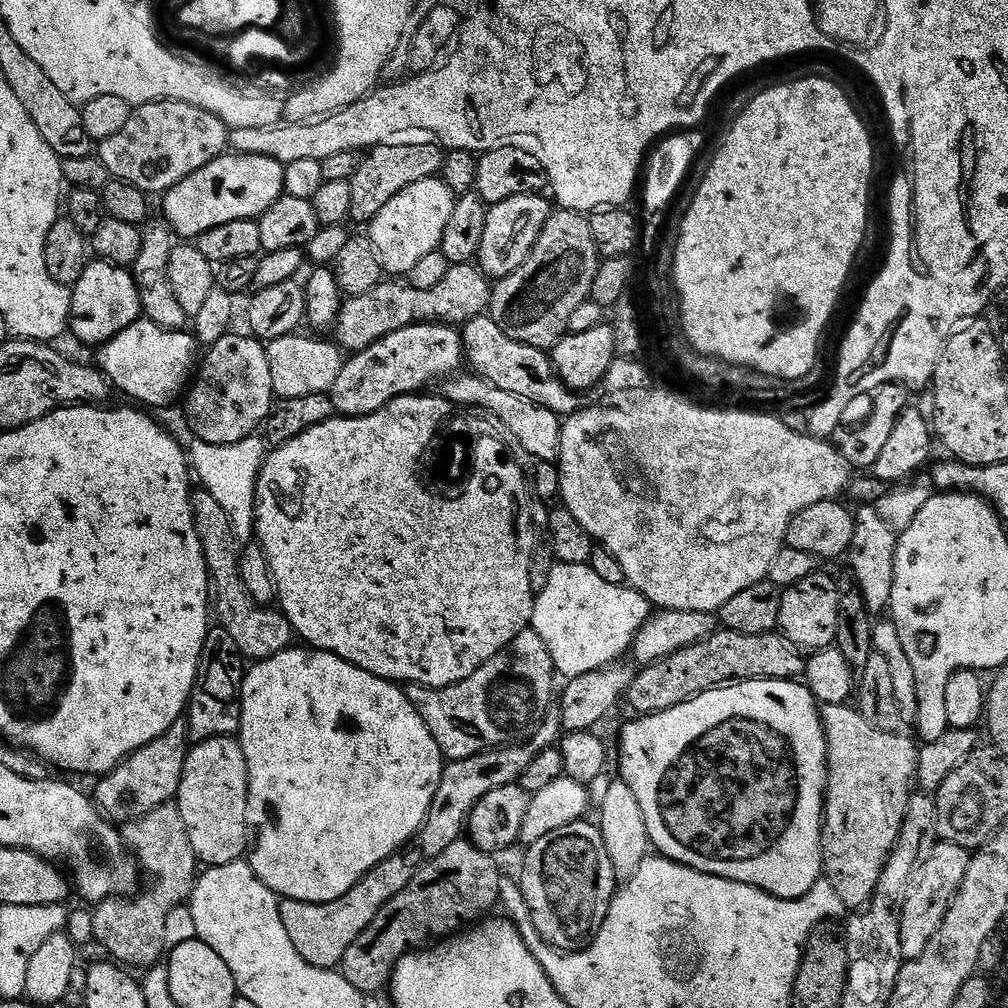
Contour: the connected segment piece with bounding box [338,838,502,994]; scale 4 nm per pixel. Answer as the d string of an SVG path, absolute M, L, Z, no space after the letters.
M461 838L454 842L447 850L442 850L438 858L425 860L423 866L410 878L410 886L402 890L402 894L394 894L382 910L378 910L378 918L358 934L358 942L346 950L346 958L342 958L339 972L354 986L354 990L365 994L371 992L380 992L389 987L392 982L392 975L398 966L398 962L406 954L415 952L421 948L429 947L433 942L439 942L487 917L492 907L500 904L500 881L502 873L495 864L493 857L489 853L478 850L472 841L467 838Z

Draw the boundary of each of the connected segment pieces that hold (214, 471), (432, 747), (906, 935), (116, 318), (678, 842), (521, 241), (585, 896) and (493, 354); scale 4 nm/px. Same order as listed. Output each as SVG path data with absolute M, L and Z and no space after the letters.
M259 435L248 436L242 442L234 442L226 446L218 446L210 442L202 442L193 439L190 444L190 468L197 481L201 480L203 491L214 494L214 499L230 514L230 522L236 531L236 537L242 542L248 542L253 539L256 531L256 487L258 486L260 471L264 465L266 455L266 444Z
M293 646L287 648L282 654L274 654L274 658L269 660L255 661L245 671L244 685L240 691L240 705L242 718L238 739L248 763L248 798L255 803L257 800L264 808L272 808L273 814L276 815L273 820L268 820L261 826L257 836L255 833L254 843L250 848L250 863L254 874L258 874L261 882L271 892L275 892L277 897L319 904L334 902L342 898L342 894L350 891L371 868L378 866L378 862L390 858L416 839L416 835L424 826L424 819L430 810L430 802L434 802L438 782L442 782L442 770L446 757L440 751L438 742L434 742L434 734L430 734L430 726L422 722L422 714L418 714L416 705L401 685L378 678L329 652Z
M937 842L934 850L930 850L930 854L921 862L902 906L902 954L905 961L918 958L918 954L930 946L930 938L938 934L938 926L942 926L942 918L946 918L946 910L962 886L962 878L966 878L969 855L967 848Z
M93 259L86 266L86 274L72 288L72 319L70 321L71 335L76 335L84 344L103 346L108 340L114 339L124 332L136 320L141 319L140 290L136 285L136 277L127 267L112 264L109 260Z
M742 680L739 684L710 690L690 702L682 702L682 706L632 719L636 720L630 721L620 736L618 776L627 782L630 790L634 790L634 798L638 798L638 806L642 806L642 818L646 818L651 847L659 855L711 876L749 884L783 900L802 898L821 880L824 870L822 830L824 791L828 788L828 740L824 736L820 708L809 688L796 680Z
M514 192L488 209L486 228L476 260L494 280L506 278L525 264L554 208L536 192Z
M582 819L570 826L562 826L562 830L553 830L551 834L546 834L546 838L538 838L538 842L527 845L524 869L518 875L532 925L547 944L553 944L562 952L581 952L592 943L606 922L612 898L618 891L618 877L610 862L610 854L606 854L606 842L602 842L599 827L588 823L587 819Z
M490 315L479 316L463 325L462 335L467 363L472 363L471 371L483 380L494 382L494 386L499 389L519 394L522 398L555 412L580 411L590 406L587 397L571 391L562 383L547 351L512 340Z

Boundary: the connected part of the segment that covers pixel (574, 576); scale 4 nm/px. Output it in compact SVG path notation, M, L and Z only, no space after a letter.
M553 563L546 590L535 593L531 631L546 642L550 658L561 677L590 674L617 663L631 649L641 626L648 621L650 605L631 586L602 582L587 564Z

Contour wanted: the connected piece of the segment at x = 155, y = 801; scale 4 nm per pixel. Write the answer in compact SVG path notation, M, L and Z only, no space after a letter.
M177 722L166 730L154 742L139 748L116 765L113 772L99 777L100 784L94 791L94 799L101 812L113 822L137 820L158 806L175 801L178 790L182 786L182 770L186 766L186 758L190 747L190 731L187 723Z

